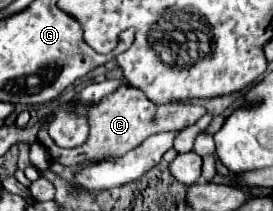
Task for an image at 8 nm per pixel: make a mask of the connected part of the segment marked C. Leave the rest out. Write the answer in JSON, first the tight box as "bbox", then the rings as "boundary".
{"bbox":[39,86,207,166],"boundary":[[[121,86],[117,92],[105,96],[97,106],[85,108],[85,114],[89,116],[91,132],[89,138],[83,146],[79,148],[57,148],[57,144],[51,140],[47,134],[47,128],[41,128],[39,132],[39,144],[45,146],[49,152],[51,160],[61,164],[61,166],[81,166],[85,162],[103,162],[103,160],[113,160],[121,158],[121,154],[127,154],[129,150],[137,148],[145,138],[157,134],[157,132],[167,132],[167,130],[183,130],[191,124],[195,124],[207,110],[203,106],[195,104],[163,104],[155,106],[141,90],[133,86]]]}

